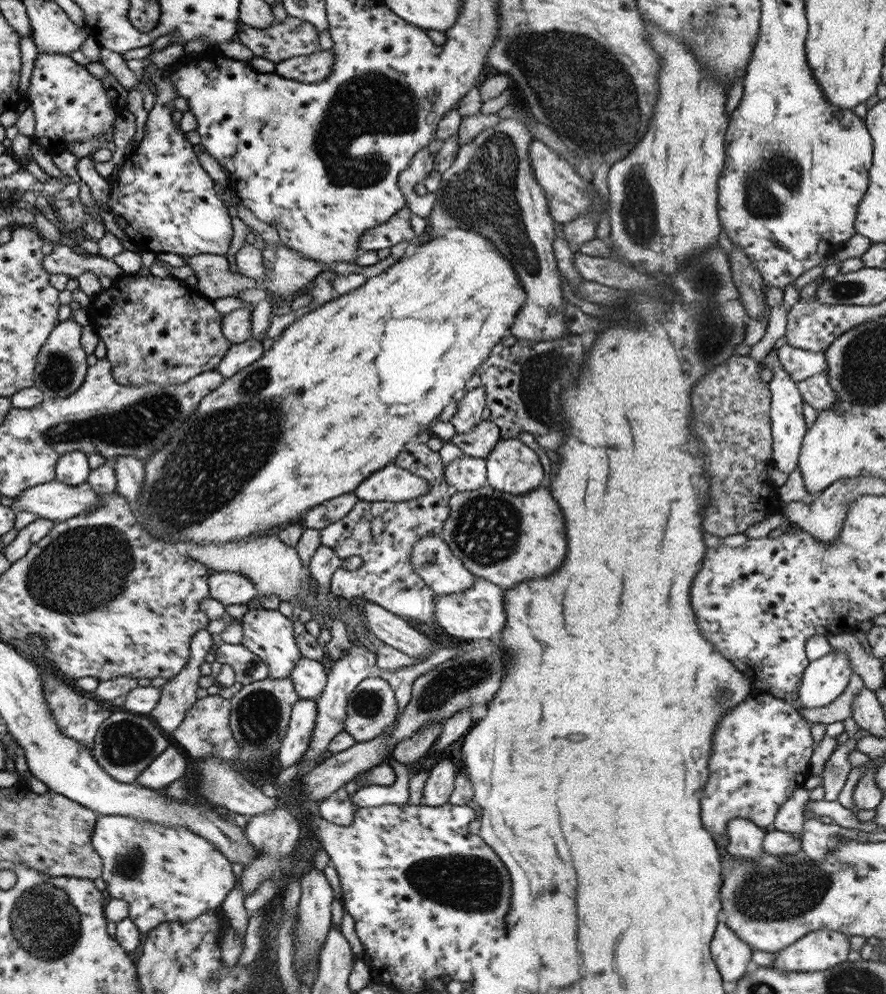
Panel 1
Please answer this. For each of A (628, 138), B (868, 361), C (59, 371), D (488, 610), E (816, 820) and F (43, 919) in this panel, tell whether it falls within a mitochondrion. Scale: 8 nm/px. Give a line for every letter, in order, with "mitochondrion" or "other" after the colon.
A: mitochondrion
B: mitochondrion
C: mitochondrion
D: other
E: other
F: mitochondrion

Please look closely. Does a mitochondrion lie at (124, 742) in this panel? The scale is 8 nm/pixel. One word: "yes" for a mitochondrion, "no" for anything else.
yes

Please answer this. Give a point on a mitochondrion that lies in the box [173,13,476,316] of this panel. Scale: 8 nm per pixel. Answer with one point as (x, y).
(370, 102)

